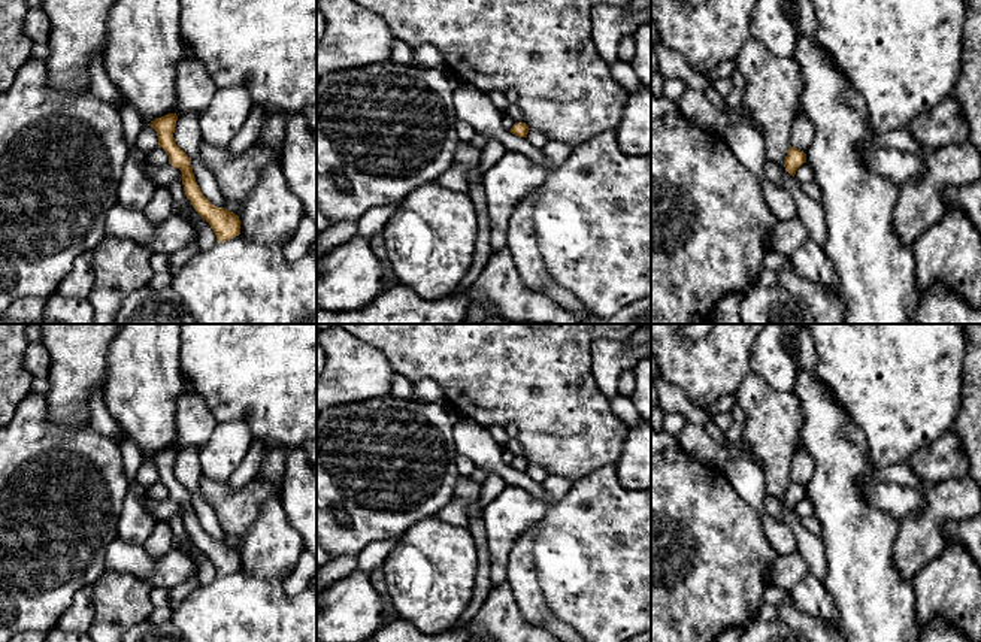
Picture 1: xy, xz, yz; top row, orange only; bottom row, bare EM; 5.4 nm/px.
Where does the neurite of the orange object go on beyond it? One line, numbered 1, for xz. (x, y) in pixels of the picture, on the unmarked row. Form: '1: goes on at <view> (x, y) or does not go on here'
1: does not go on here

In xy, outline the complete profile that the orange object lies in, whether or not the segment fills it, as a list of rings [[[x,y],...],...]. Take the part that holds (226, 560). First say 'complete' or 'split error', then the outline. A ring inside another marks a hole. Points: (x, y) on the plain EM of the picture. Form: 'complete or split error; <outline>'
split error; [[[167,448],[155,452],[149,460],[157,466],[158,481],[169,490],[169,499],[182,506],[185,530],[196,546],[209,557],[217,576],[227,576],[242,569],[248,575],[284,584],[305,548],[302,536],[284,514],[281,493],[264,503],[234,549],[212,539],[200,526],[188,490],[175,478],[176,455],[176,448]]]

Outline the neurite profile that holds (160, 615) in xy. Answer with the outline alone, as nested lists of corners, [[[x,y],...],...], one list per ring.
[[[169,606],[154,608],[148,621],[155,624],[167,624],[172,621],[173,611]]]

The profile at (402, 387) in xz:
[[[396,373],[391,382],[391,396],[406,400],[414,399],[414,382],[406,376]]]

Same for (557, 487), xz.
[[[548,475],[542,482],[544,490],[554,503],[560,502],[569,493],[570,485],[570,479],[558,475]]]

